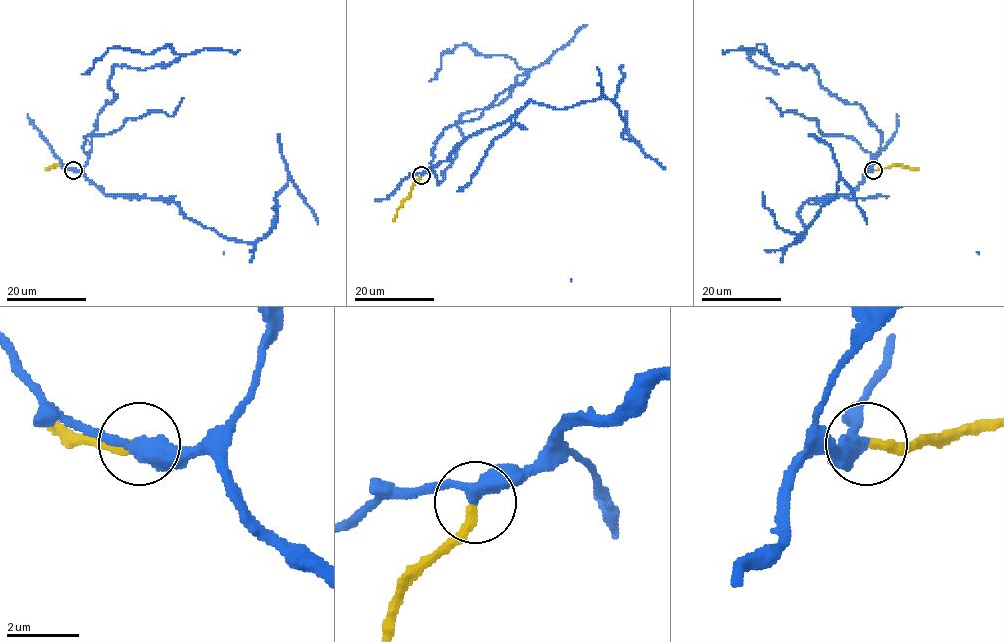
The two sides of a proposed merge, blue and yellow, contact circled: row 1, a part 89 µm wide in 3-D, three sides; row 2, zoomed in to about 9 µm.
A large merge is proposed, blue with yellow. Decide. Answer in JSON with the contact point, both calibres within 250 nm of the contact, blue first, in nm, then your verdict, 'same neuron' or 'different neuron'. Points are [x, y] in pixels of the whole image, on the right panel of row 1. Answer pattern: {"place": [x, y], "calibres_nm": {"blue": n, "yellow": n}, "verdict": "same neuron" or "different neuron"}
{"place": [873, 170], "calibres_nm": {"blue": 380, "yellow": 280}, "verdict": "different neuron"}

